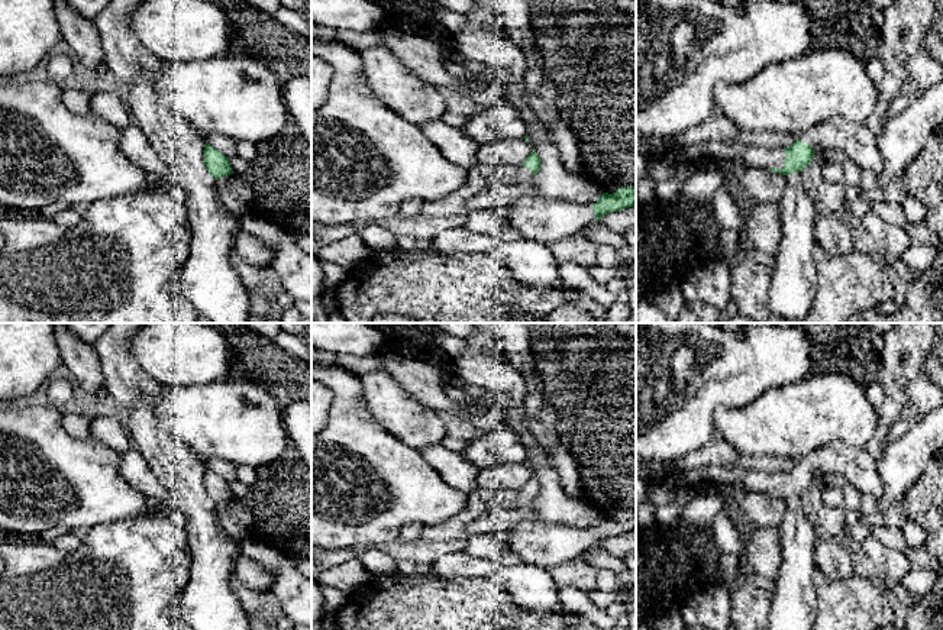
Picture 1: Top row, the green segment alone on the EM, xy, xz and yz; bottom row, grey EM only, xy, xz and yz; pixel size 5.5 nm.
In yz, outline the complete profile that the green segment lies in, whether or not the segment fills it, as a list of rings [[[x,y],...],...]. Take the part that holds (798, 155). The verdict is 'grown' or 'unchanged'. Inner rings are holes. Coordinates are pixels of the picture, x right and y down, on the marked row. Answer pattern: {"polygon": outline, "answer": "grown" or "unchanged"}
{"polygon": [[[833,116],[827,122],[798,135],[798,139],[788,148],[750,145],[742,156],[733,161],[789,175],[801,172],[810,165],[816,148],[842,152],[862,171],[881,175],[884,169],[884,158],[875,133],[865,123],[850,122],[839,116]]], "answer": "grown"}

